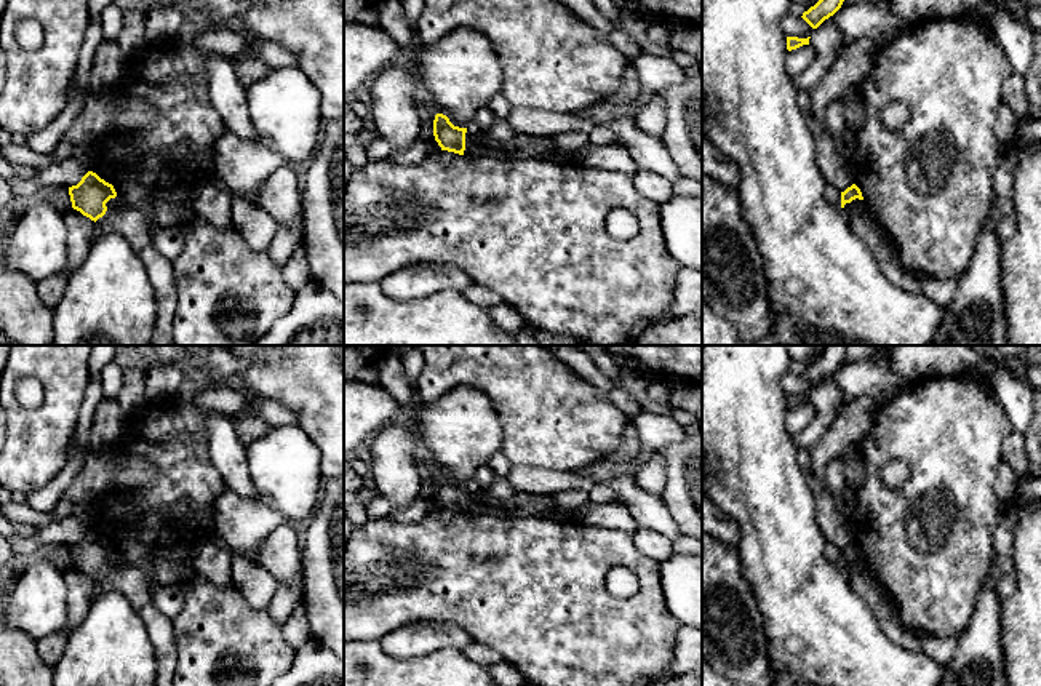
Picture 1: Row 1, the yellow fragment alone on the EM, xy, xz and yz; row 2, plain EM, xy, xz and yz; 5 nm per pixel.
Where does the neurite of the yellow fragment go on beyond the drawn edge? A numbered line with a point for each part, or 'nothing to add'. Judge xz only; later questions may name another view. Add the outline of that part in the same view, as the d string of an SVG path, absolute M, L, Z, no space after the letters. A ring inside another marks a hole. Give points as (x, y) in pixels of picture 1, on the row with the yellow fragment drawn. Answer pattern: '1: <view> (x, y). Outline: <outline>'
1: xz (477, 144). Outline: M467 130L465 150L469 157L493 157L497 160L545 158L552 162L576 162L576 154L560 150L552 138L517 133L509 141L497 141L486 133Z

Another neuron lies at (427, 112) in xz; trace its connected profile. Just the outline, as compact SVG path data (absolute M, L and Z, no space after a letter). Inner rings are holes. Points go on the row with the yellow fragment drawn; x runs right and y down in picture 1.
M419 93L416 98L416 106L419 109L422 125L433 128L437 112L432 101L424 93Z

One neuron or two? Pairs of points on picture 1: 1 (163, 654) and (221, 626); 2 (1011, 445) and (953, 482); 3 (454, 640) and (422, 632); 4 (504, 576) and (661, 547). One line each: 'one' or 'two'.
1: two
2: two
3: one
4: two

